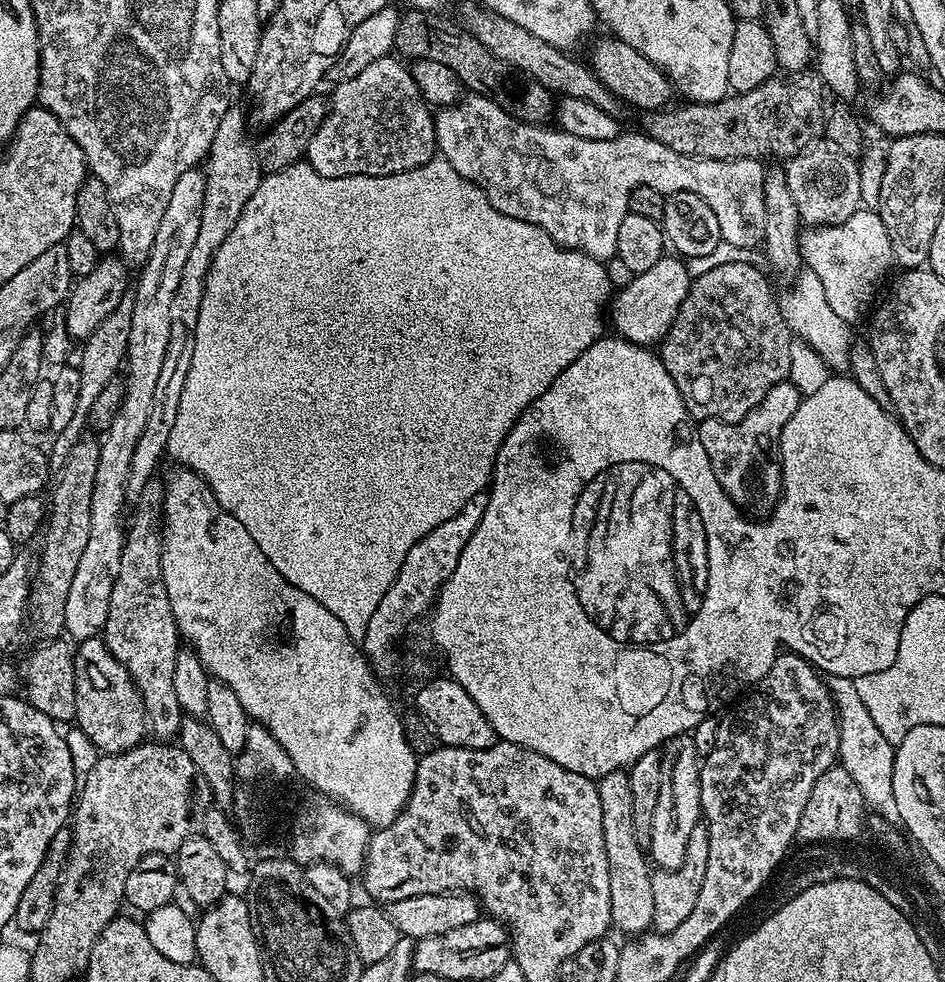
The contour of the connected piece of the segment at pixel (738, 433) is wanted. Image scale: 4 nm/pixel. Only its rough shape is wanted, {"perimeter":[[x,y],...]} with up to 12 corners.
{"perimeter":[[785,382],[737,424],[698,439],[737,508],[767,517],[781,498],[780,435],[802,392]]}

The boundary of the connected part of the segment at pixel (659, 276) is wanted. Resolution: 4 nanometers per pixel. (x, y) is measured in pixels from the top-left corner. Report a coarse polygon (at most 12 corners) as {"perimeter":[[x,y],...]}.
{"perimeter":[[661,256],[611,301],[611,327],[659,345],[686,298],[683,259]]}

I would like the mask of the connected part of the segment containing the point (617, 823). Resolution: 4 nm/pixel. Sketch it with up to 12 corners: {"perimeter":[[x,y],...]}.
{"perimeter":[[627,771],[599,777],[612,928],[652,928],[649,857]]}

